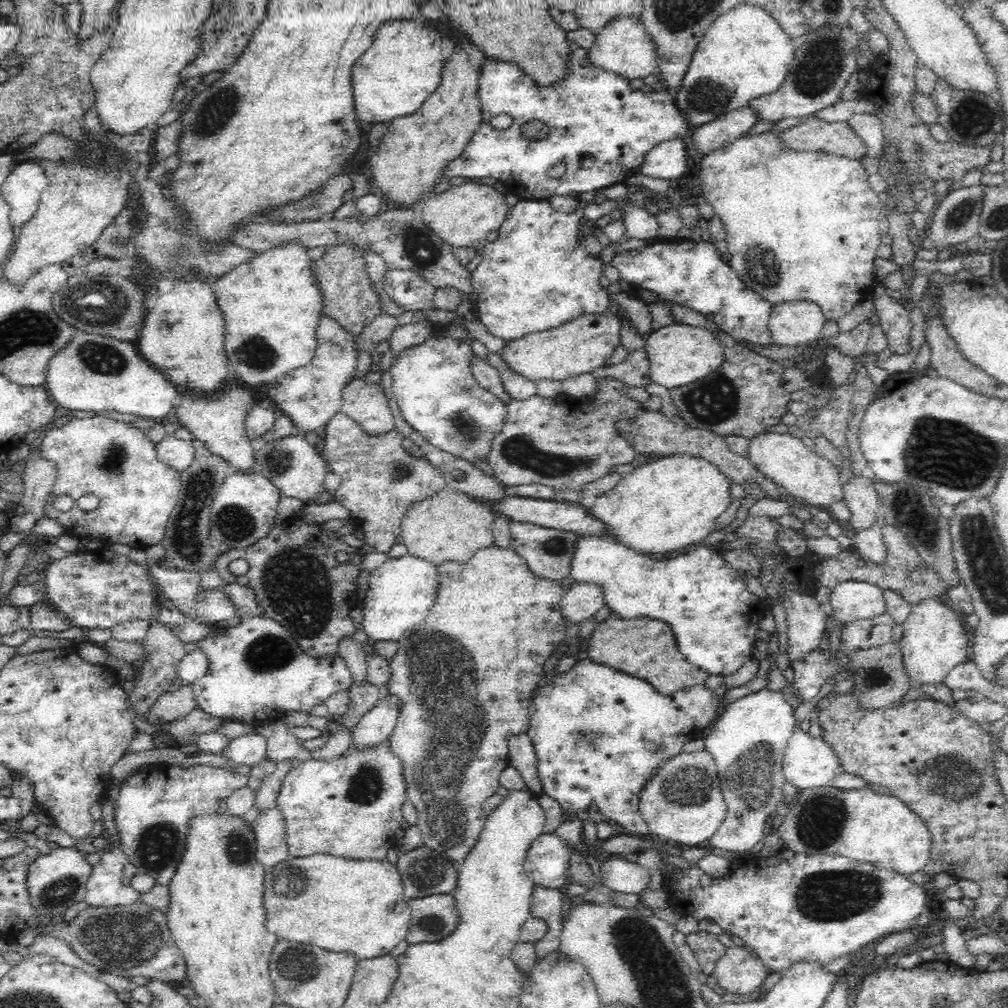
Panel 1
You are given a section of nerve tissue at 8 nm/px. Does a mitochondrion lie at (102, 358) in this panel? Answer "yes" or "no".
yes

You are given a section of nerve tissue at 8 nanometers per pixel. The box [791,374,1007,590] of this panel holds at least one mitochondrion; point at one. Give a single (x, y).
(947, 454)

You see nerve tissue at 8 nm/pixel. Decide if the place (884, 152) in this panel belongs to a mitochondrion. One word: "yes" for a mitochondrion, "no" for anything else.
no

